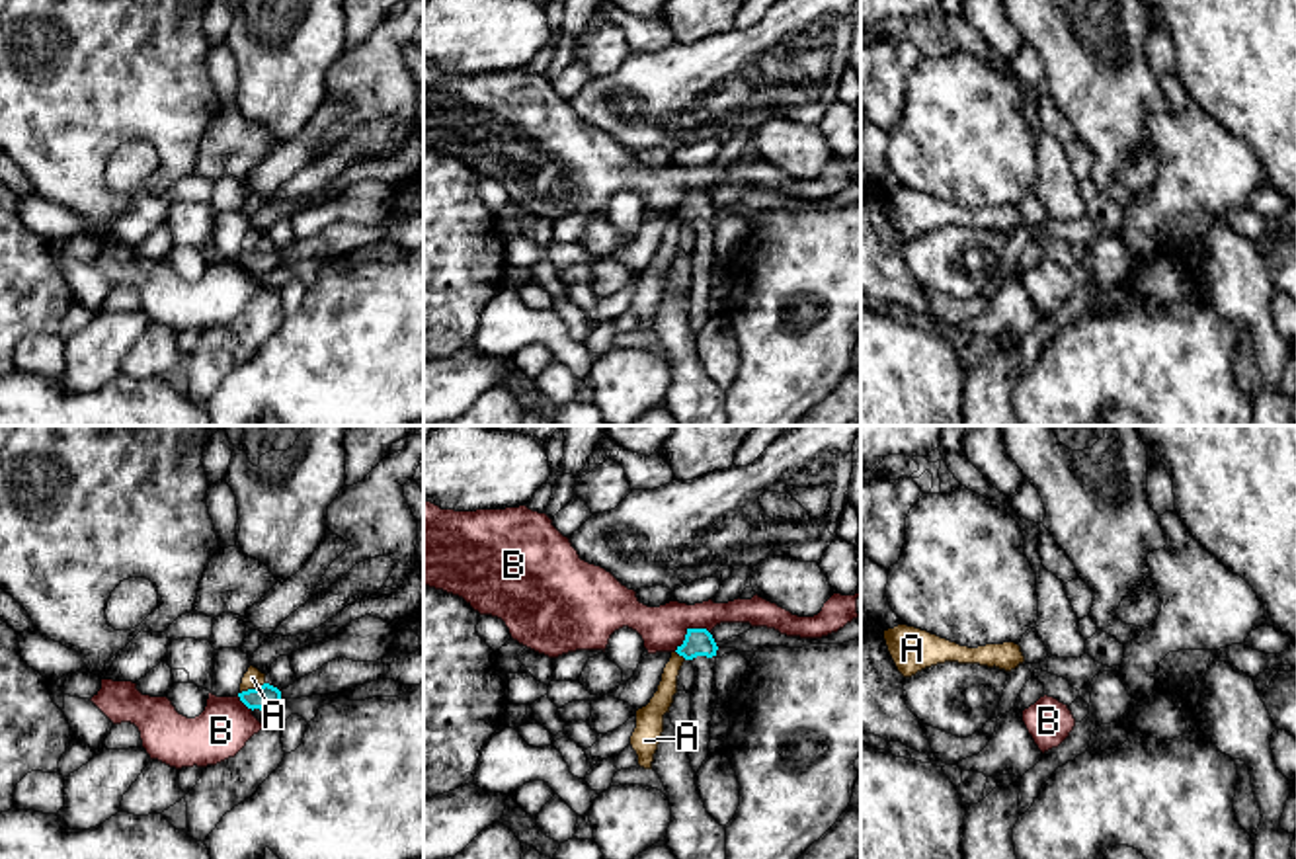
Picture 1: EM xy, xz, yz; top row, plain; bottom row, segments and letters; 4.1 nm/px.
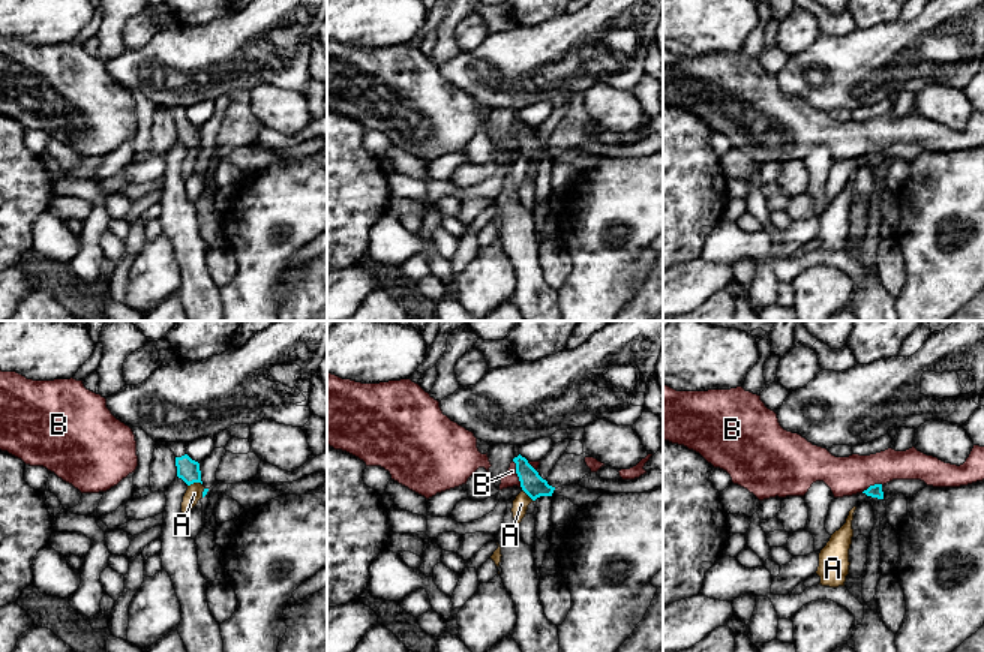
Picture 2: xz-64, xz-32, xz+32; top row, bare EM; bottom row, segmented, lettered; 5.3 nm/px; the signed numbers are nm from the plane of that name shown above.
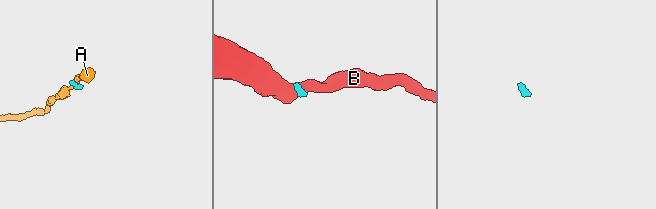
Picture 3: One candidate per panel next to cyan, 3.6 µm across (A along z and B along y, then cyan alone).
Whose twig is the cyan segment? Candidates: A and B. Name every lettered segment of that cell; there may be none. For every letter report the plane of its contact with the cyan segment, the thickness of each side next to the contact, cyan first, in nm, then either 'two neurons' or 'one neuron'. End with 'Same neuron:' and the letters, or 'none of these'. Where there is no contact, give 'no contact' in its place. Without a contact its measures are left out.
A: meets cyan in xy; 100 nm thick on the cyan side, 80 nm on the other; two neurons
B: meets cyan in xz; 110 nm thick on the cyan side, 190 nm on the other; two neurons
Same neuron: none of these

